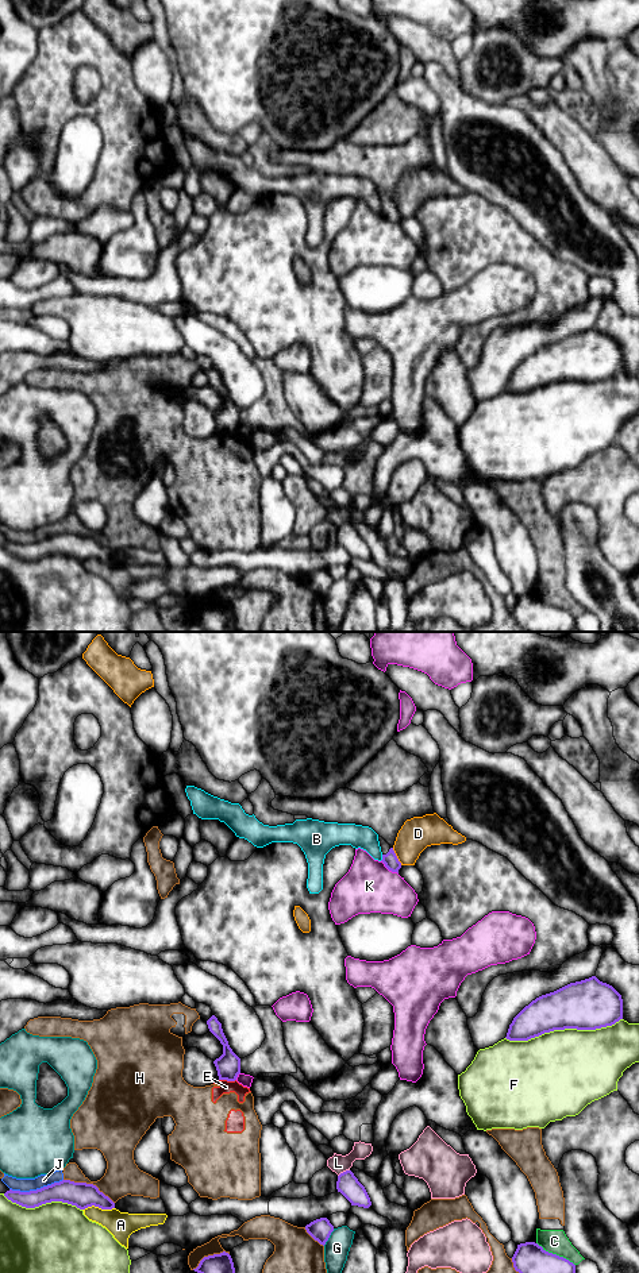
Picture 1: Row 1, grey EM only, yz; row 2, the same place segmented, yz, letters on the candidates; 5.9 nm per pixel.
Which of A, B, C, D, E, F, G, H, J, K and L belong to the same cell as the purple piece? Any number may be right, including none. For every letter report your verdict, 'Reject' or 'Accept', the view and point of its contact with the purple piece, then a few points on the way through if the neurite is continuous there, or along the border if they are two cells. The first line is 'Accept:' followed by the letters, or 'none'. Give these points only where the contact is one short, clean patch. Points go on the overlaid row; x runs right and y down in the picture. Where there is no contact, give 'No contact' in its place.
Accept: none
A: Reject. Touches purple at yz (97, 1206)
B: Reject. Touches purple at yz (382, 857). Boundary: yz (382, 855), (380, 860)
C: Reject. Touches purple at yz (555, 1254)
D: Reject. Touches purple at yz (396, 856)
E: Reject. Touches purple at yz (227, 1080). Boundary: yz (219, 1079), (235, 1080)
F: Reject. Touches purple at yz (564, 1029)
G: Reject. Touches purple at yz (328, 1237)
H: Reject. Touches purple at yz (89, 1184)
J: Reject. Touches purple at yz (37, 1189). Boundary: yz (62, 1179), (35, 1189), (10, 1189)
K: Reject. Touches purple at yz (389, 870)
L: Reject. Touches purple at yz (343, 1172)

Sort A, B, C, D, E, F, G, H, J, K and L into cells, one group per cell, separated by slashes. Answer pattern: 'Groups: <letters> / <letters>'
Groups: A / B / C E H J / D / F / G / K / L

